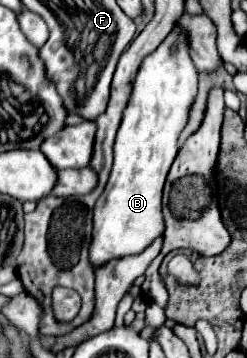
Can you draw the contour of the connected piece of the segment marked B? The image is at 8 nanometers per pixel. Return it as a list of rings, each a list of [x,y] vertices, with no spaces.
[[[175,27],[165,41],[143,59],[137,71],[115,139],[111,177],[93,211],[93,241],[89,249],[93,267],[143,251],[165,229],[161,215],[163,183],[177,155],[179,135],[189,123],[189,111],[195,103],[199,83],[199,73],[195,63],[191,63],[189,49],[187,35]]]

